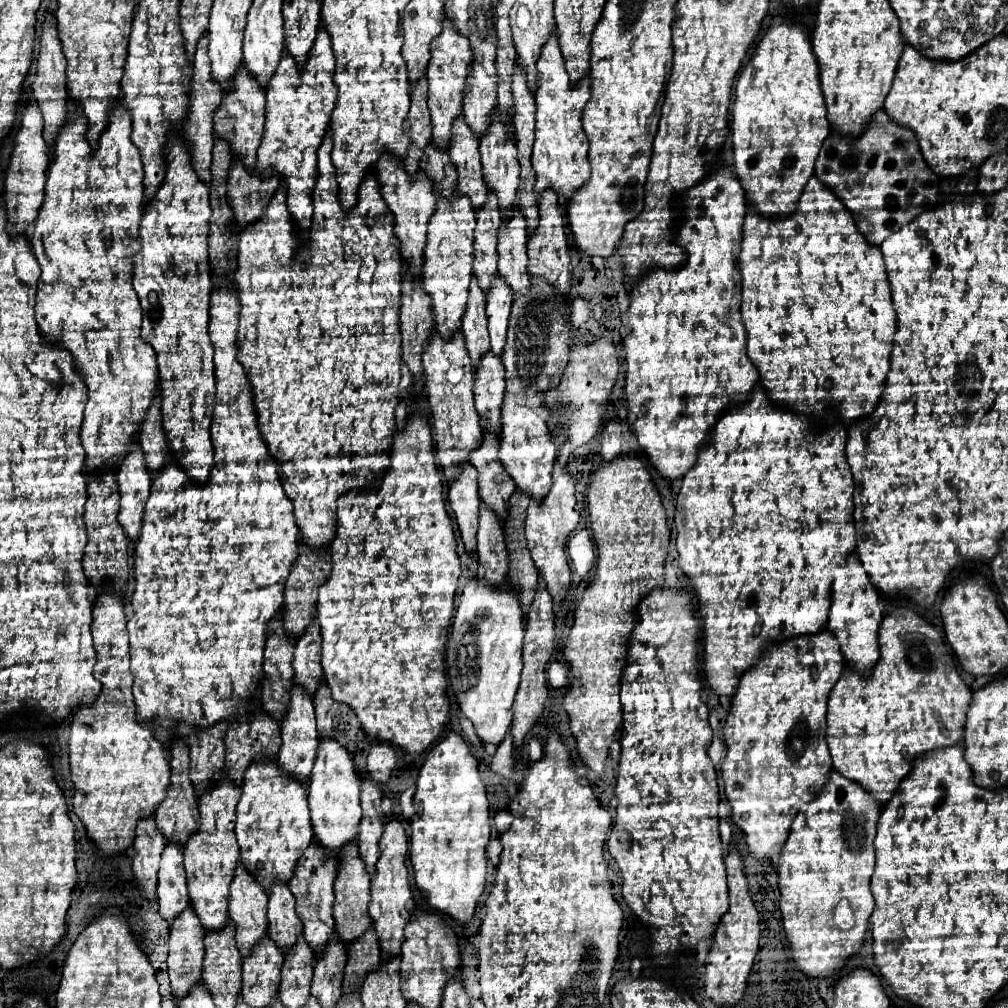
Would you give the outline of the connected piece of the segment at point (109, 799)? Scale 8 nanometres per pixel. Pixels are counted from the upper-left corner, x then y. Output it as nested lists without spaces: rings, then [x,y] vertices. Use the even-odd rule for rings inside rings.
[[[100,691],[100,695],[96,697],[94,703],[90,705],[80,705],[76,709],[76,713],[72,715],[72,723],[70,723],[70,741],[68,741],[68,747],[70,747],[70,773],[72,773],[72,781],[74,781],[74,801],[72,801],[72,807],[74,807],[74,813],[82,819],[82,823],[86,825],[86,831],[88,831],[88,837],[98,845],[100,853],[120,853],[124,851],[132,841],[134,841],[134,827],[136,827],[136,821],[142,819],[142,817],[148,817],[148,815],[154,815],[156,807],[164,801],[164,795],[166,795],[166,787],[170,783],[170,761],[166,759],[166,751],[164,747],[160,745],[160,741],[156,741],[150,725],[146,723],[140,723],[136,719],[136,705],[134,705],[134,695],[132,691]]]

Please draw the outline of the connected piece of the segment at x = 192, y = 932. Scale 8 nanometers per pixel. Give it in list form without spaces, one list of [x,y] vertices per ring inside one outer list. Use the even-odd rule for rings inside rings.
[[[188,905],[176,919],[170,923],[168,939],[168,975],[172,983],[172,993],[182,997],[188,993],[192,983],[198,983],[202,973],[204,957],[204,927],[194,911]]]

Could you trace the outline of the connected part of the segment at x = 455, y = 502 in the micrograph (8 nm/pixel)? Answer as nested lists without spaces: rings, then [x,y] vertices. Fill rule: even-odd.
[[[464,461],[458,465],[460,475],[450,481],[450,493],[448,501],[456,515],[456,523],[462,535],[462,541],[466,545],[466,551],[470,555],[476,553],[476,529],[478,529],[478,481],[476,481],[476,469]]]

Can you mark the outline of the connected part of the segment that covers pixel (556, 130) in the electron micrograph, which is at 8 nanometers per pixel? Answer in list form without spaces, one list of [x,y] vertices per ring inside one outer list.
[[[552,31],[550,39],[544,43],[540,59],[536,63],[538,71],[538,89],[536,89],[536,143],[532,151],[532,167],[536,171],[536,195],[544,189],[552,187],[554,191],[562,193],[564,199],[582,187],[590,177],[590,163],[588,163],[588,139],[582,129],[582,111],[590,99],[590,79],[584,75],[576,85],[572,85],[566,59],[562,57],[558,31]]]

